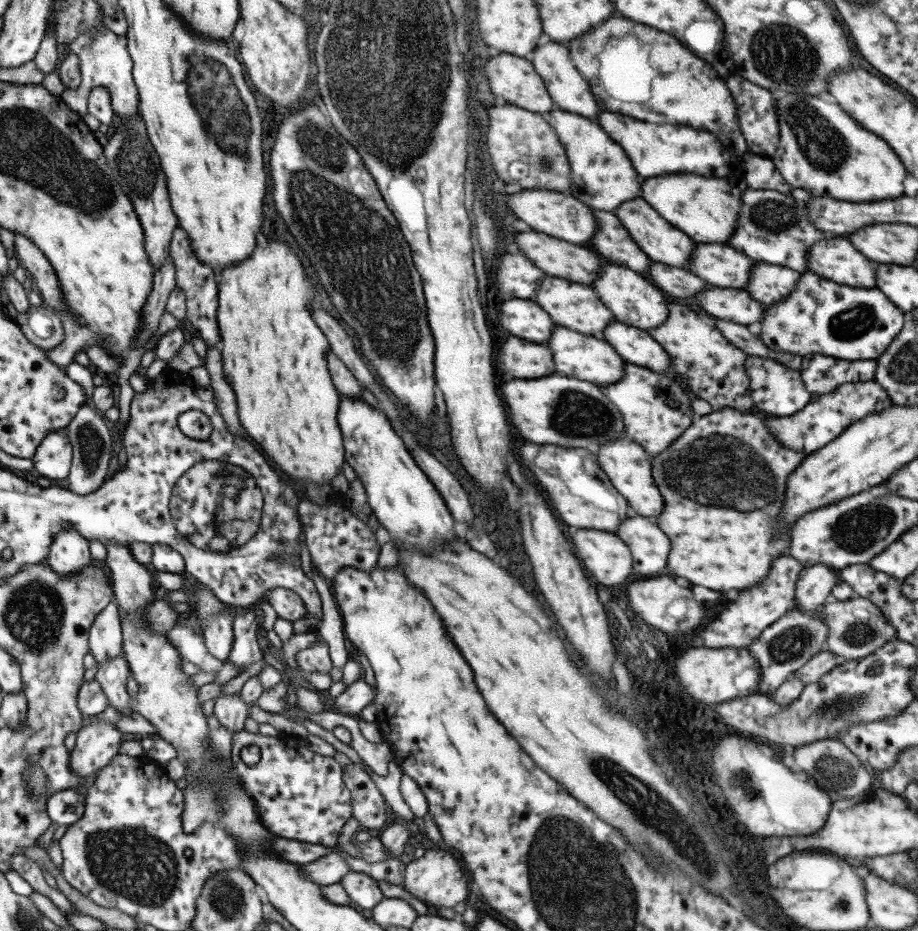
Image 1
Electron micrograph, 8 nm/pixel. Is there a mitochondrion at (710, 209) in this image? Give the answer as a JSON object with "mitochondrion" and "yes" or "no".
{"mitochondrion":"no"}

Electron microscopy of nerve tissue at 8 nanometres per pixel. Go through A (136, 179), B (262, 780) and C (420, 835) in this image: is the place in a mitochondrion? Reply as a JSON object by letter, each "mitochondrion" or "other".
{"A":"mitochondrion","B":"other","C":"other"}

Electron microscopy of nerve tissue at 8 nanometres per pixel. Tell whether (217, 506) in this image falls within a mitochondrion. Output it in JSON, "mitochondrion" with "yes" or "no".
{"mitochondrion":"yes"}

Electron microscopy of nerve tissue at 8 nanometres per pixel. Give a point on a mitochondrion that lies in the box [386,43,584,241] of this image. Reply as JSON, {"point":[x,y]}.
{"point":[545,163]}

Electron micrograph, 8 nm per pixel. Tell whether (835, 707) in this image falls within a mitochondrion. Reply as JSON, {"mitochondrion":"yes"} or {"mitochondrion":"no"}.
{"mitochondrion":"yes"}

